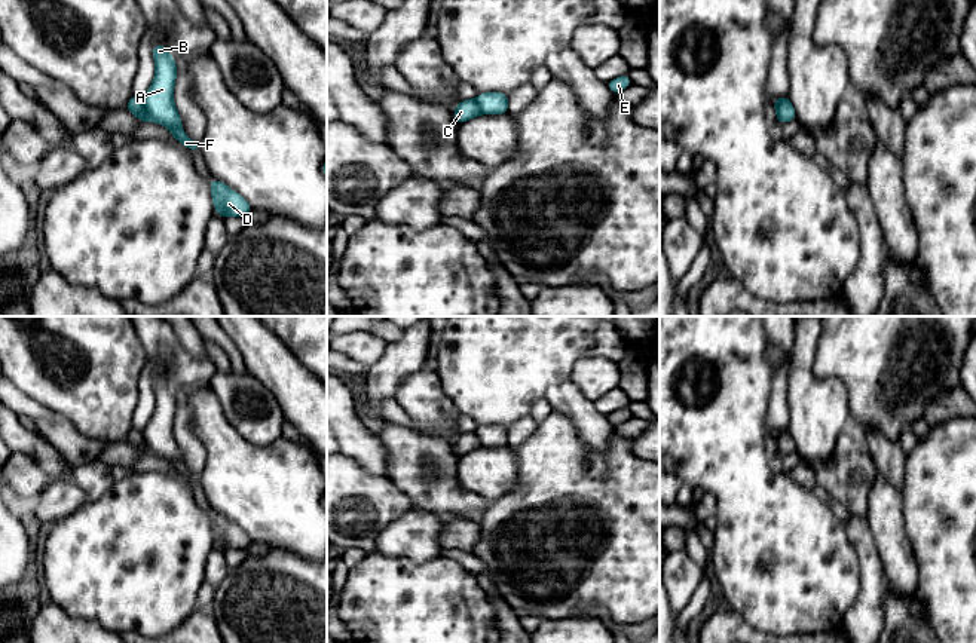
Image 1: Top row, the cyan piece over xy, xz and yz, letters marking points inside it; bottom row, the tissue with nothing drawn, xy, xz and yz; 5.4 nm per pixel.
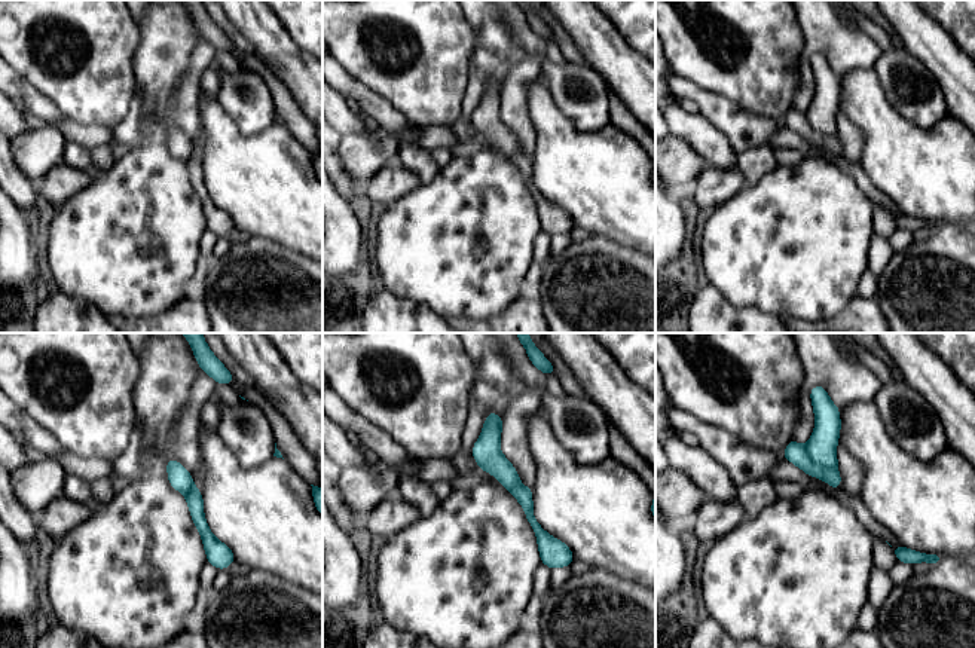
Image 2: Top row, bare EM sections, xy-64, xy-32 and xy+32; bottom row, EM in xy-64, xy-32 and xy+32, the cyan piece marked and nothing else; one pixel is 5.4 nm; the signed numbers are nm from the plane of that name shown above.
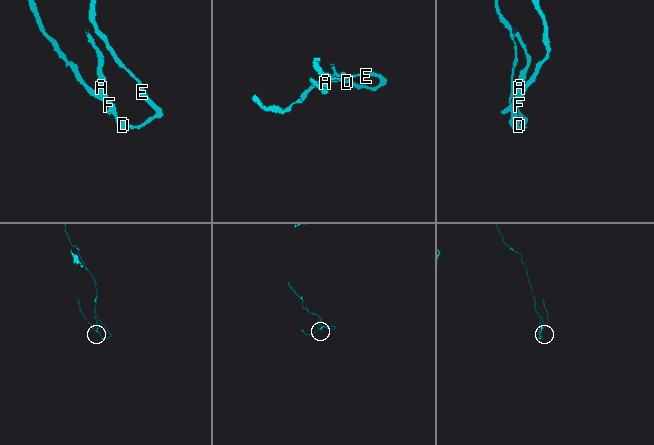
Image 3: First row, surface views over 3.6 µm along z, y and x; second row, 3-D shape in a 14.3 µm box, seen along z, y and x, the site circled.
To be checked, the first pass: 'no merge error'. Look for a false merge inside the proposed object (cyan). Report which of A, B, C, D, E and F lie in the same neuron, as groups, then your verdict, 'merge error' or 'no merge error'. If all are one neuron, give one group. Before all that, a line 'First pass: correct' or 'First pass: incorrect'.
First pass: incorrect
A B / C D E F | merge error

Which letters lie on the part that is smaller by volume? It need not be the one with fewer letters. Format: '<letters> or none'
A, B

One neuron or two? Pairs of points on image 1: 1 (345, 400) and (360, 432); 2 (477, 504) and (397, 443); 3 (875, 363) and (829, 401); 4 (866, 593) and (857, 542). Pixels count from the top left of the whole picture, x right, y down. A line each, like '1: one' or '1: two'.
1: one
2: one
3: two
4: one

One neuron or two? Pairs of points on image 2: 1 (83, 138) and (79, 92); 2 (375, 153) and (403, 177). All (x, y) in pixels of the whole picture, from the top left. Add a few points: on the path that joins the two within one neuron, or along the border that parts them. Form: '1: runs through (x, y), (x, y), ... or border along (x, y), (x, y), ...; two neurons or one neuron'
1: border along (67, 116), (76, 122), (112, 128); two neurons
2: border along (394, 159), (385, 164), (364, 185); two neurons

